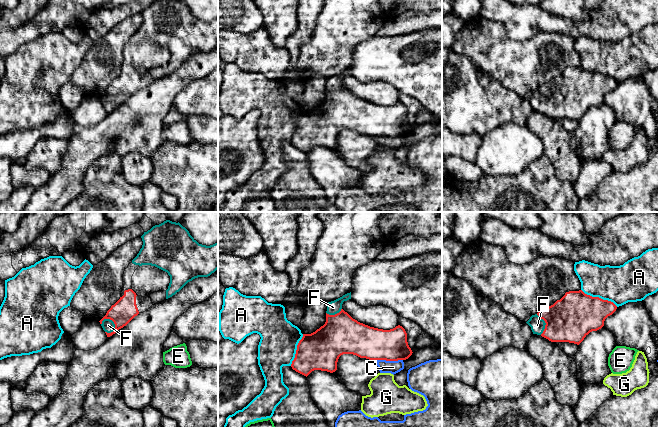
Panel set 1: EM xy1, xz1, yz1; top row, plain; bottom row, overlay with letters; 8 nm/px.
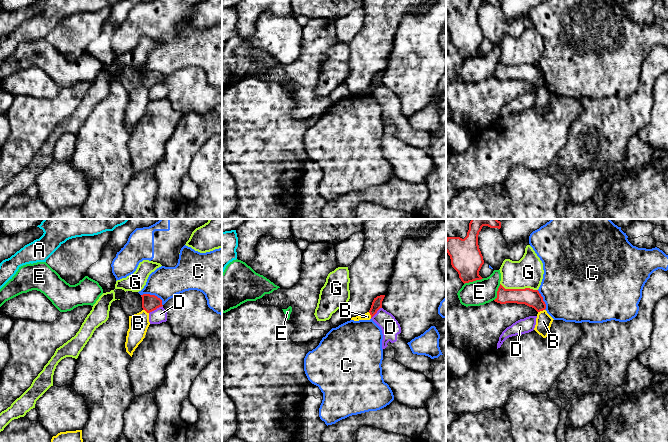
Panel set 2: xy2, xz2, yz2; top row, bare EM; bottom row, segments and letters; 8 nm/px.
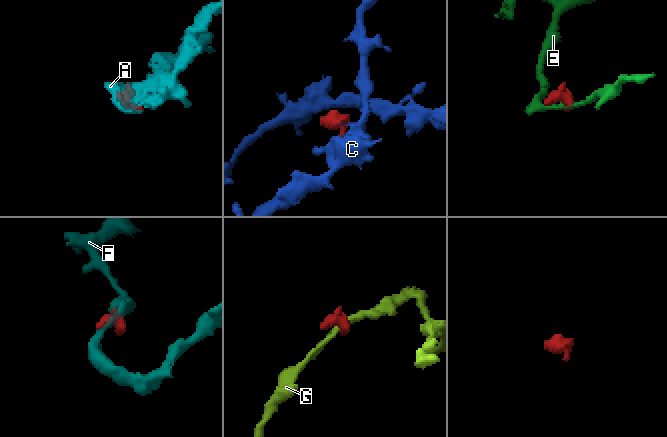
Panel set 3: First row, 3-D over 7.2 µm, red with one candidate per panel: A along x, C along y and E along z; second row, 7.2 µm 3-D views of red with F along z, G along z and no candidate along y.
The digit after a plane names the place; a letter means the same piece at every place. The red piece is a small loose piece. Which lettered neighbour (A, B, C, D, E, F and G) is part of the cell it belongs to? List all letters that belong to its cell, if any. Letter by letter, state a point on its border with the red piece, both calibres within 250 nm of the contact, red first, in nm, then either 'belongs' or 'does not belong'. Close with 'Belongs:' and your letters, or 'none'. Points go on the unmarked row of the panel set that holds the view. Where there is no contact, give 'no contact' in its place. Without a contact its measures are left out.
A: yz1 (598, 73) | 360/300 nm | does not belong
B: yz2 (541, 86) | 140/130 nm | does not belong
C: xz1 (388, 136) | 260/110 nm | does not belong
D: xy2 (155, 85) | 130/120 nm | does not belong
E: yz2 (473, 56) | 260/200 nm | does not belong
F: xy1 (112, 96) | 190/100 nm | belongs
G: yz2 (519, 65) | 140/240 nm | does not belong
Belongs: F

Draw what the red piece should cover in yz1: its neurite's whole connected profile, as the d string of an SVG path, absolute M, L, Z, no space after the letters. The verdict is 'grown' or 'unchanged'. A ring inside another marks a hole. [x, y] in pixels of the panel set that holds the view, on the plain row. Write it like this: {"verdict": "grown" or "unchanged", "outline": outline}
{"verdict": "grown", "outline": "M582 66L569 67L553 81L532 91L526 99L531 103L533 110L541 111L551 118L569 118L579 121L590 108L601 105L605 95L616 85L617 82L611 77L592 73Z"}

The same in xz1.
{"verdict": "grown", "outline": "M351 68L327 79L325 100L311 110L303 110L299 117L291 140L293 146L306 153L314 146L333 149L337 146L338 135L343 130L353 130L374 137L406 136L412 131L413 128L407 118L407 109L402 102L383 106L358 98L342 85L343 78L349 75Z"}

